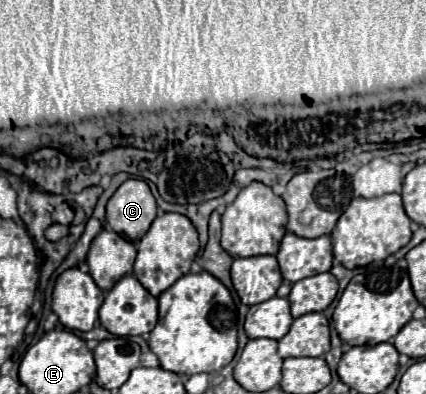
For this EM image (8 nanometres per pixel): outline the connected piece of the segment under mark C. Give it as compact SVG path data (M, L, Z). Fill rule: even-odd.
M127 179L107 203L107 223L119 235L137 241L157 217L155 197L143 179Z

